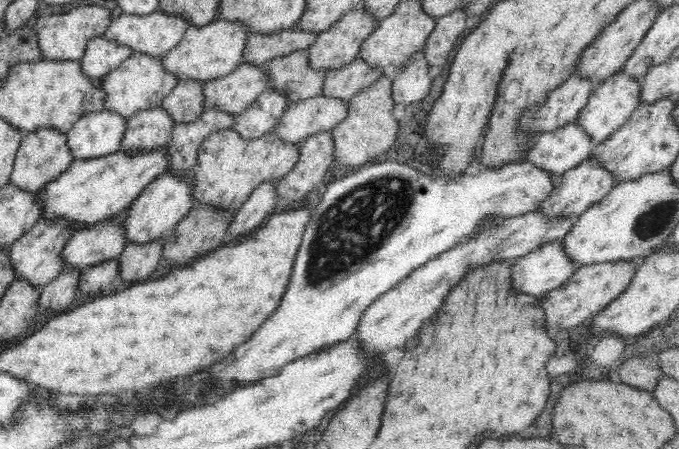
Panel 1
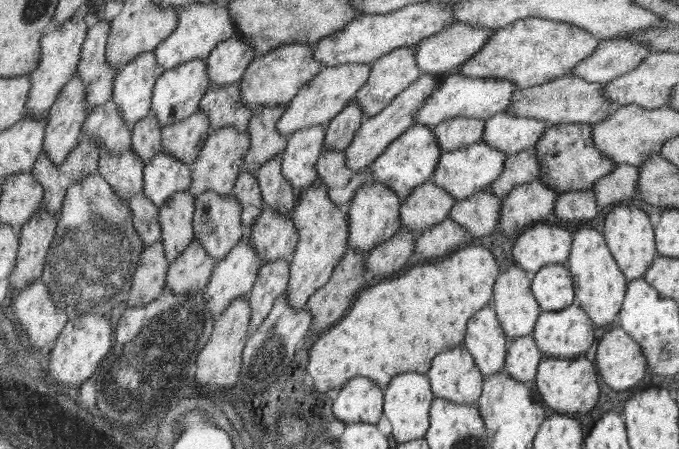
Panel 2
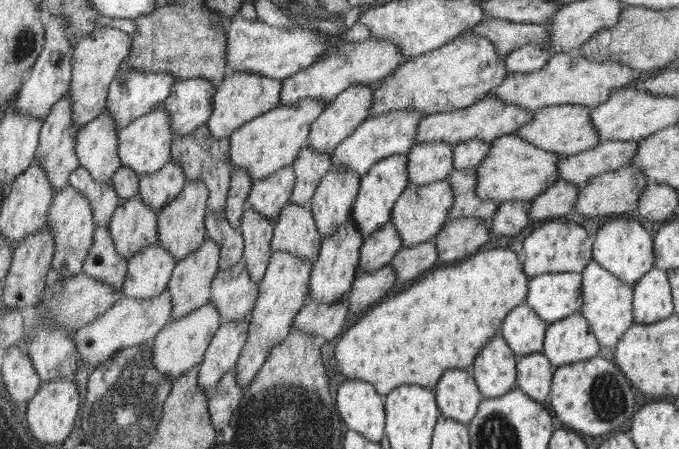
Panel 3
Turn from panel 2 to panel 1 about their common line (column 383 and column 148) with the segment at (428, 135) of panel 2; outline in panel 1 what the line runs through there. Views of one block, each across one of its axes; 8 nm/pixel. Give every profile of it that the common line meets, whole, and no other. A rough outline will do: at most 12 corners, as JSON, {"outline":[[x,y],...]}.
{"outline":[[167,145],[73,160],[35,198],[76,232],[121,214]]}

